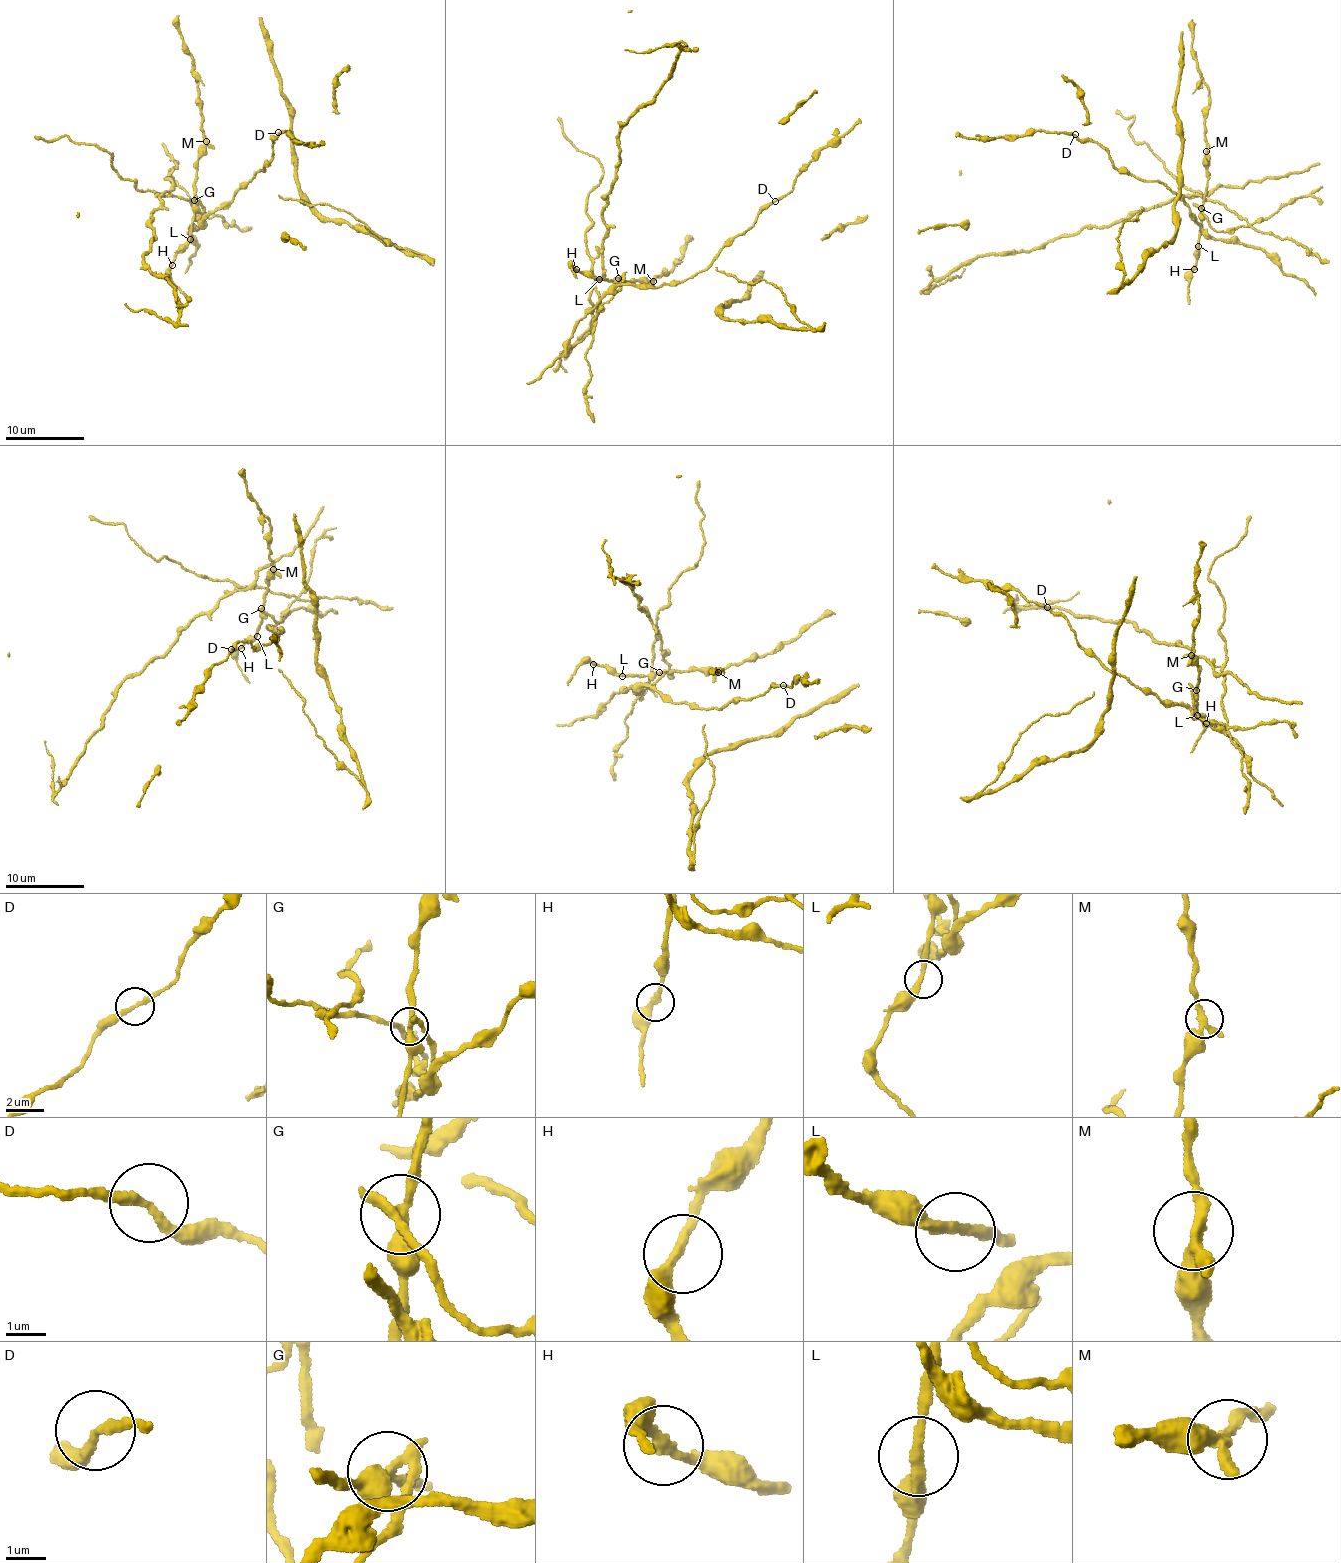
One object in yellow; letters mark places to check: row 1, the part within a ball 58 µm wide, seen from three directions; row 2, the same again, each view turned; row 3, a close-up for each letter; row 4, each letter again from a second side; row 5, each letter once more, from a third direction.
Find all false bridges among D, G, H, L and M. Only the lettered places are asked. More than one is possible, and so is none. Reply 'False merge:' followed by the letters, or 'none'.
False merge: G

